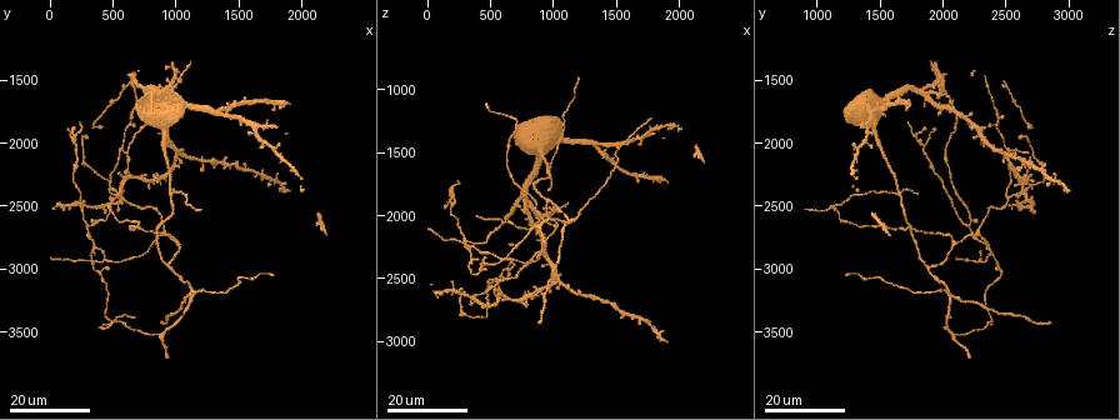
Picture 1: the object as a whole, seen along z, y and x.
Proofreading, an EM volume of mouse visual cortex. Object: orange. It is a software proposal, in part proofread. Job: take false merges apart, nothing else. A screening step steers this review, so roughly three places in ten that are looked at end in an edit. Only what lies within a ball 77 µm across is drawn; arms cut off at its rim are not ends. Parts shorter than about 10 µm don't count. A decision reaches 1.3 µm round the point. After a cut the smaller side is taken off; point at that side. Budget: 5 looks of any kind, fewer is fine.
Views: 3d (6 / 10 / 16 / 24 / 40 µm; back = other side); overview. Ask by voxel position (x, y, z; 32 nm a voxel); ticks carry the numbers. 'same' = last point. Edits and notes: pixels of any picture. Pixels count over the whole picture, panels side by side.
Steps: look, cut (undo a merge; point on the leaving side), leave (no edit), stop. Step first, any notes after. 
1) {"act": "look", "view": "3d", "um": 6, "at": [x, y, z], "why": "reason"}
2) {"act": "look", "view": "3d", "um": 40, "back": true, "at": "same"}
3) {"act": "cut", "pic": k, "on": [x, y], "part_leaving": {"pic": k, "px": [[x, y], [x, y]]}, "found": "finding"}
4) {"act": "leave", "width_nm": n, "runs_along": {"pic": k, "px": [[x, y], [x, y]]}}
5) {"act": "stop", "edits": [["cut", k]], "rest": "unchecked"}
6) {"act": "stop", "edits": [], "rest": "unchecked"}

{"act": "look", "view": "3d", "um": 24, "at": [980, 2400, 1640], "why": "thin arm on a thick one"}

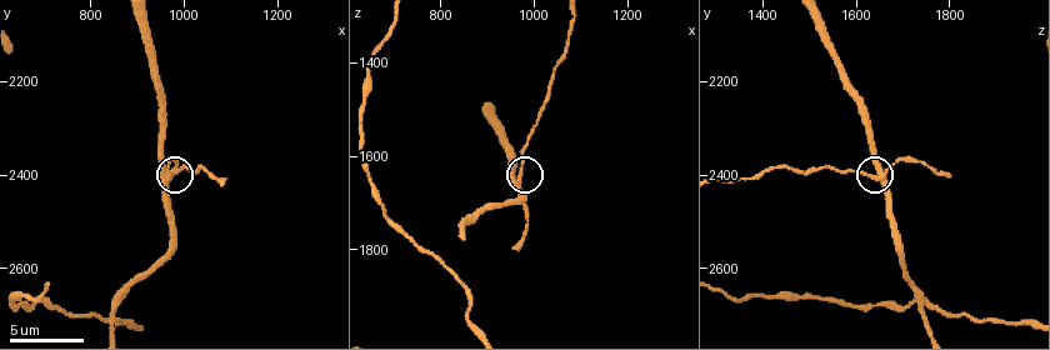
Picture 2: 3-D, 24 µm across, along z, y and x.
{"act": "look", "view": "3d", "um": 10, "at": [975, 2405, 1645]}

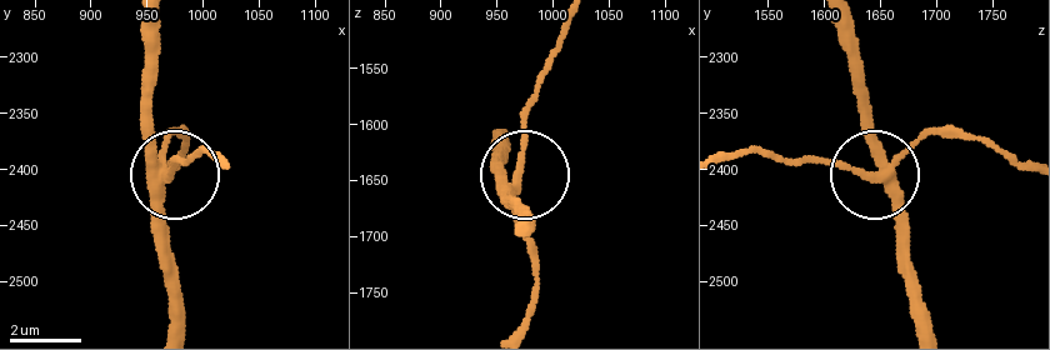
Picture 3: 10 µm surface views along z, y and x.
{"act": "cut", "pic": 3, "on": [524, 140], "part_leaving": {"pic": 3, "px": [[513, 184], [521, 133], [563, 25]]}, "found": "two cells meet here"}

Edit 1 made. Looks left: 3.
{"act": "look", "view": "3d", "um": 16, "at": [940, 2980, 1900], "why": "three arms meet"}

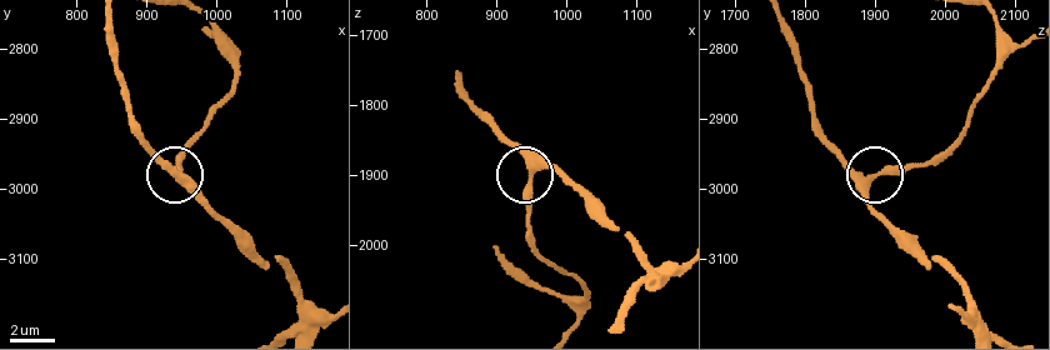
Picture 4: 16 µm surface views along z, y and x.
{"act": "look", "view": "3d", "um": 6, "at": [955, 2985, 1890]}

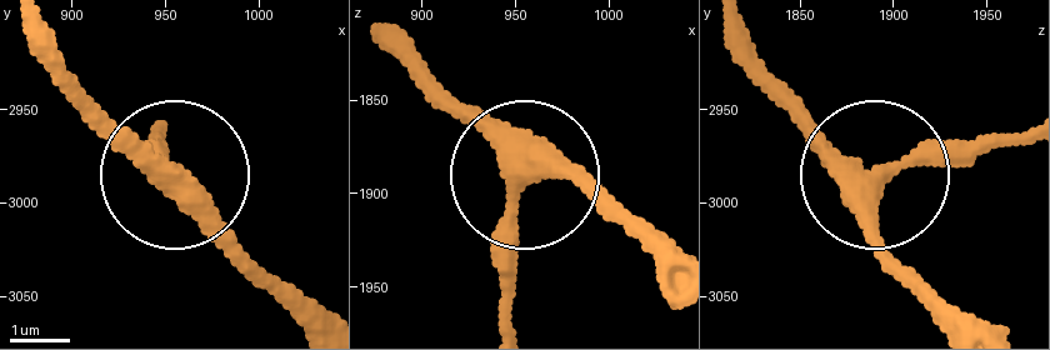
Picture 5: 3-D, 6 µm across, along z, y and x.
{"act": "leave", "width_nm": 360, "runs_along": {"pic": 5, "px": [[675, 275], [576, 176], [526, 166], [396, 56]]}, "found": "continuous, no second cell"}

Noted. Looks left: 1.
{"act": "stop", "edits": [["cut", 3]], "rest": "unchecked"}

